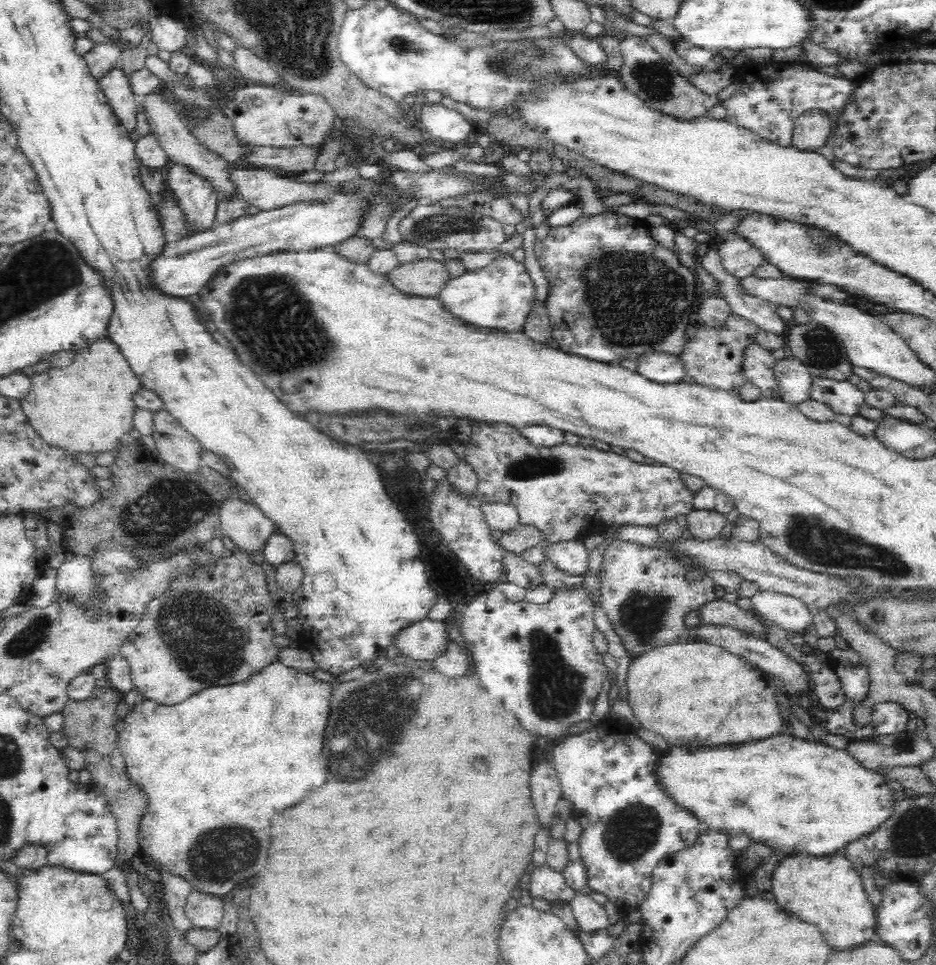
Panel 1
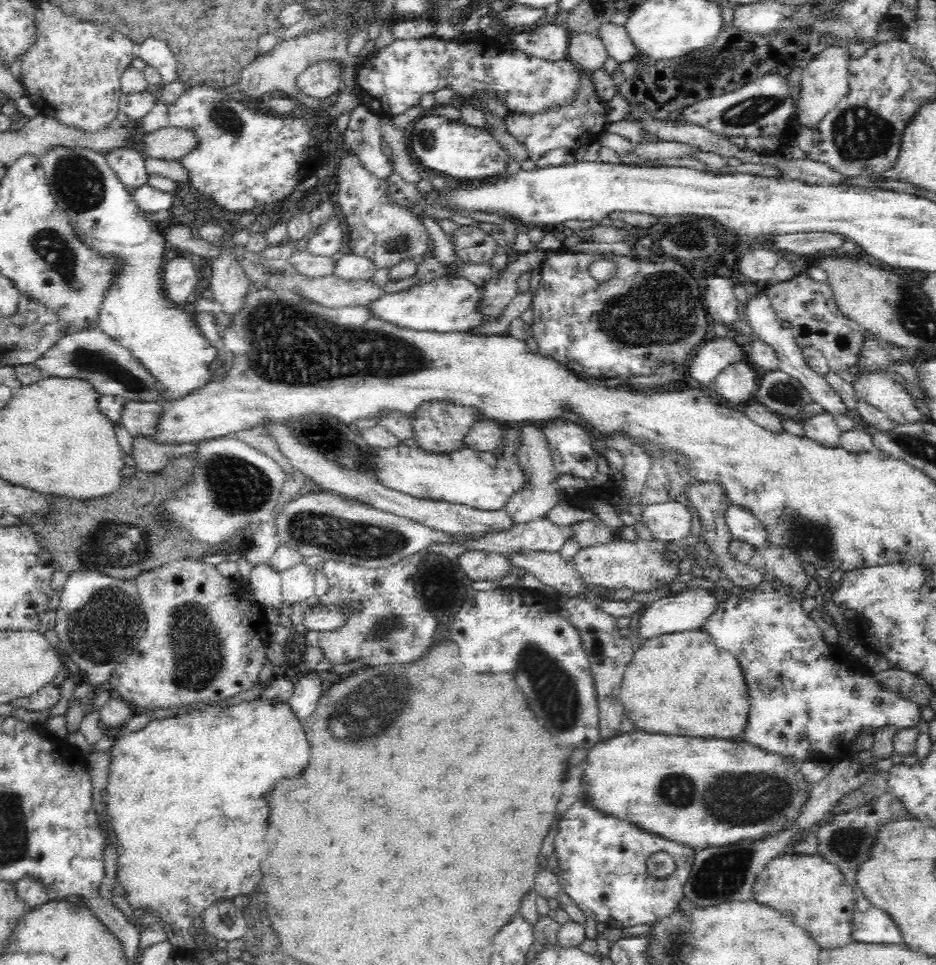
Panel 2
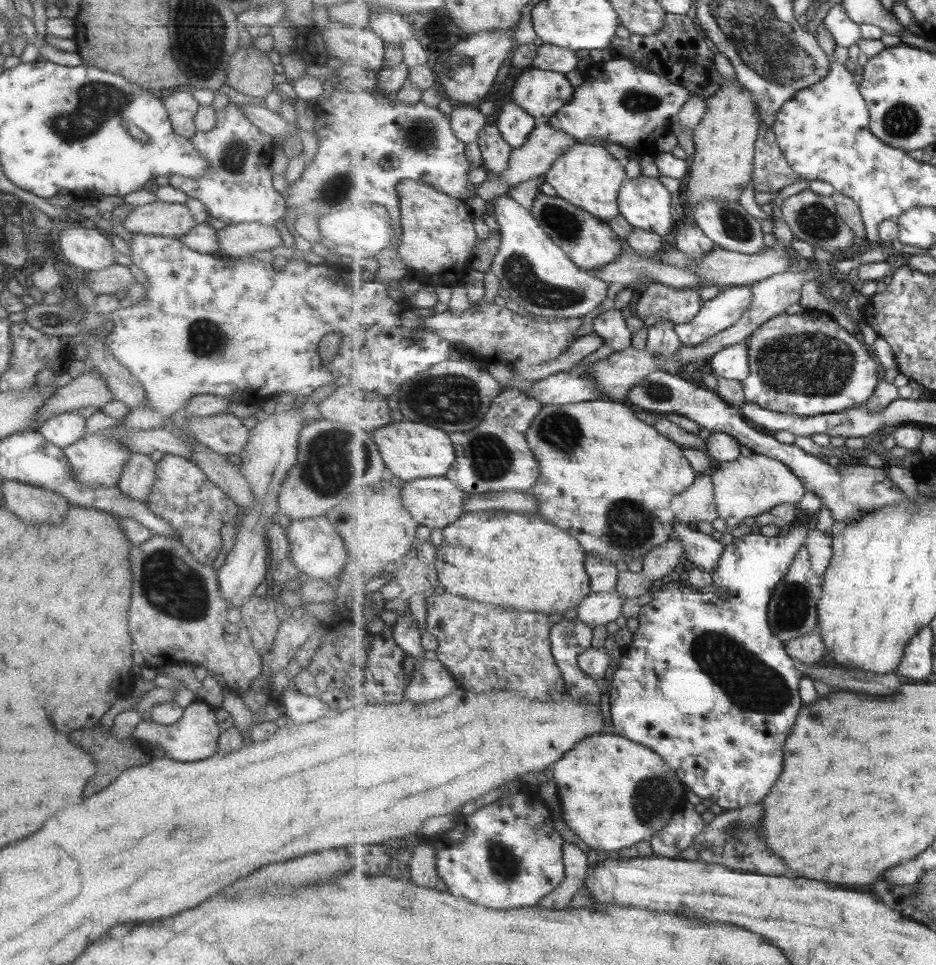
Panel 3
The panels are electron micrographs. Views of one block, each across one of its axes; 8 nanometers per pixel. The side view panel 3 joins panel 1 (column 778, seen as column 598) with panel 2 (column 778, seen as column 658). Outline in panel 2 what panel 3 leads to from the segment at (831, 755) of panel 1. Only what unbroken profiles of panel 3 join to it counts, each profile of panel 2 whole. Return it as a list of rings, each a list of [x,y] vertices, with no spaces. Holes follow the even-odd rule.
[[[638,730],[631,731],[608,740],[601,740],[595,744],[588,752],[586,758],[586,770],[582,778],[582,789],[594,806],[608,815],[625,819],[641,826],[642,829],[650,831],[652,834],[662,835],[662,837],[681,842],[695,850],[707,849],[710,847],[726,846],[736,844],[740,841],[762,841],[764,838],[774,836],[782,830],[788,830],[794,826],[798,816],[805,810],[805,804],[809,801],[812,784],[806,780],[806,776],[800,772],[800,763],[792,757],[786,757],[778,753],[762,750],[751,742],[730,742],[730,740],[706,740],[706,738],[684,738],[684,736],[668,736],[668,734],[644,734]]]

